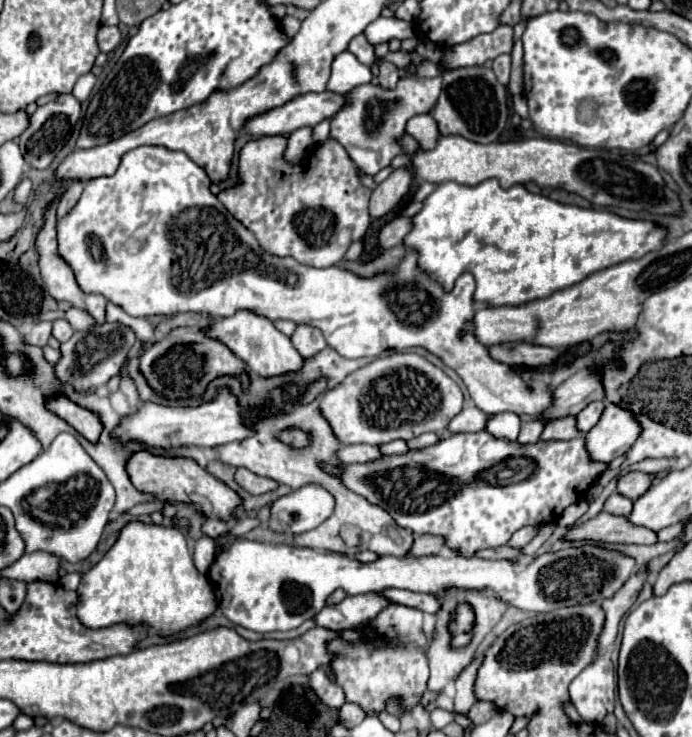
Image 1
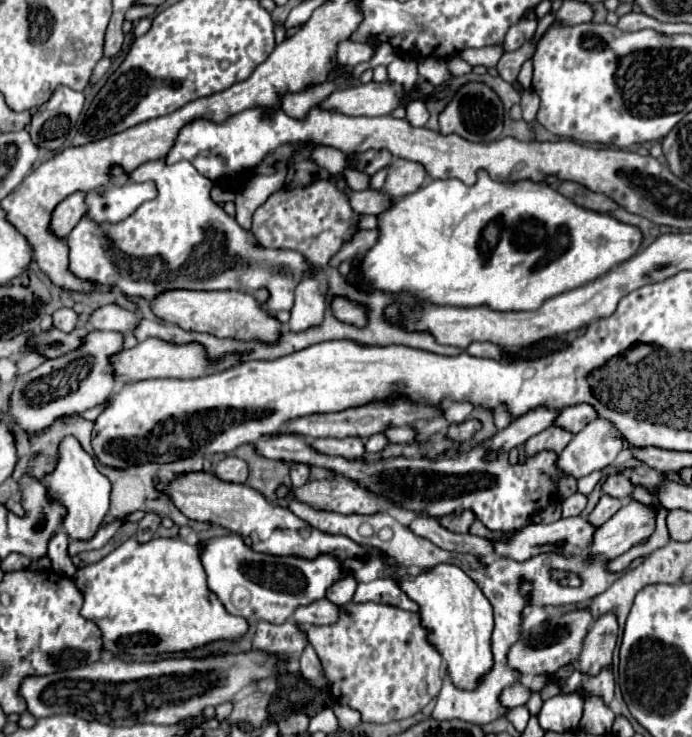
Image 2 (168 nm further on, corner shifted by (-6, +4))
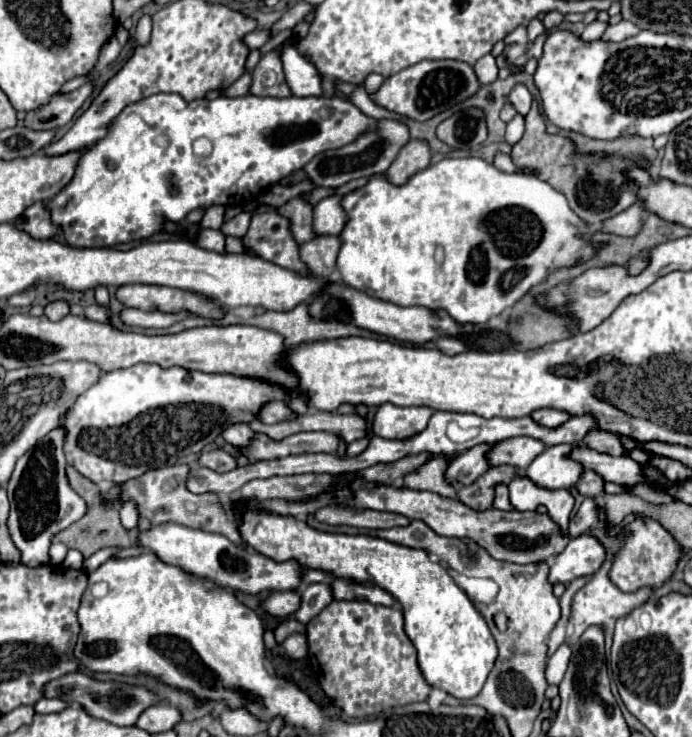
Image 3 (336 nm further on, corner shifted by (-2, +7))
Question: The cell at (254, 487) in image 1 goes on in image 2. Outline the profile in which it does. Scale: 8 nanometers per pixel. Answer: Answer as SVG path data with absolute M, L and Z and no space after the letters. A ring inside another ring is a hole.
M225 457L223 461L217 463L215 475L221 481L231 481L231 483L245 483L249 477L249 467L243 459L237 457Z

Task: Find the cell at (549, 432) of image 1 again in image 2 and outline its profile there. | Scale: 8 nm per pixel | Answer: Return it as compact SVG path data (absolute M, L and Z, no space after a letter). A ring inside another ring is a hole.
M551 425L549 429L541 431L539 435L533 435L527 443L525 443L525 455L535 455L543 449L551 449L551 451L557 451L561 453L567 443L573 439L573 433L559 427L559 425Z

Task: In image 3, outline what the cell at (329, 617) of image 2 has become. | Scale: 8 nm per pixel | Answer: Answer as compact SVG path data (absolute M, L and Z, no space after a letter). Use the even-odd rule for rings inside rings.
M285 590L285 592L271 592L263 602L261 608L265 612L269 612L271 616L291 616L295 612L295 608L299 608L299 594L293 590Z

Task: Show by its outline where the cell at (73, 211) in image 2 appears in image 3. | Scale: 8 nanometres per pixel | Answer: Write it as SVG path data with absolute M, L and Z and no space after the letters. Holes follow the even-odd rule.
M37 202L37 204L31 204L29 208L25 208L25 212L13 224L17 230L23 230L37 240L51 238L59 230L59 228L55 228L55 224L51 224L51 218L47 216L43 202Z

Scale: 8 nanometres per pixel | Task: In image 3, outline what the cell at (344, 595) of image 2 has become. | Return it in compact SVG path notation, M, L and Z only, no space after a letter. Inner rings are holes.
M309 584L301 590L301 606L299 610L293 614L293 618L301 624L309 624L327 604L331 604L331 590L327 588L327 584Z

